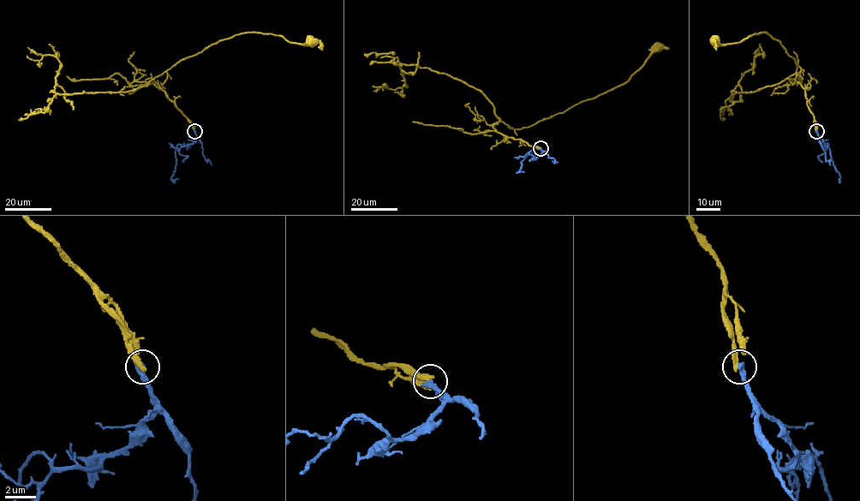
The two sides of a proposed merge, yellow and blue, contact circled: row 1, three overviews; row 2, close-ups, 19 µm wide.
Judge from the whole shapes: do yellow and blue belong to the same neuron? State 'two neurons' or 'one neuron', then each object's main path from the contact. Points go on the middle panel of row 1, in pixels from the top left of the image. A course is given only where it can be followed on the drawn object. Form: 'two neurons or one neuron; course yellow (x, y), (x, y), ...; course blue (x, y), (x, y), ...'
two neurons; course yellow (540, 148), (502, 135), (493, 125), (501, 121), (510, 128), (521, 129), (594, 98), (626, 81), (657, 47); course blue (540, 148), (542, 152), (538, 157), (528, 154), (522, 160), (516, 173), (523, 172)

